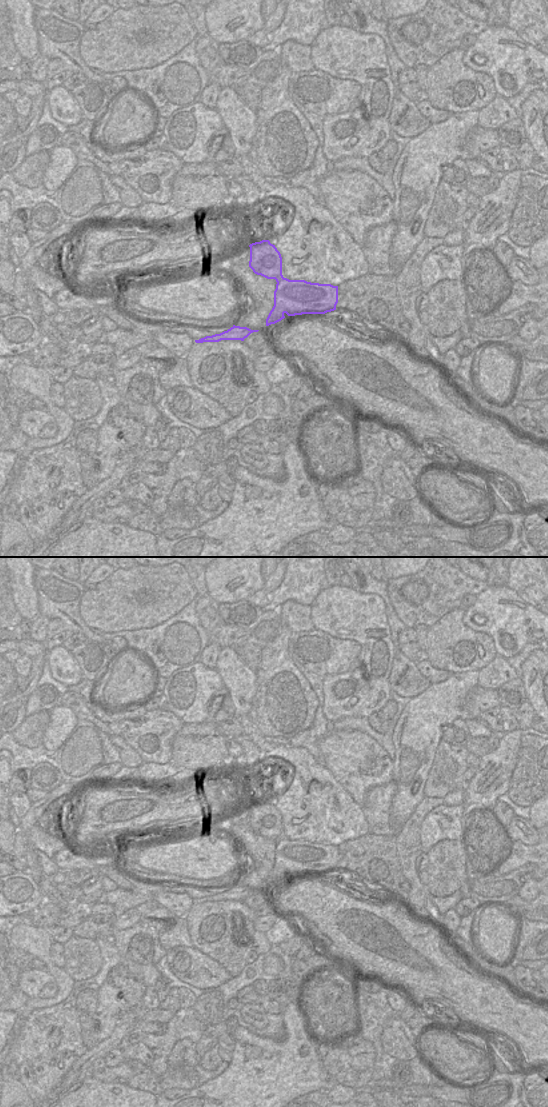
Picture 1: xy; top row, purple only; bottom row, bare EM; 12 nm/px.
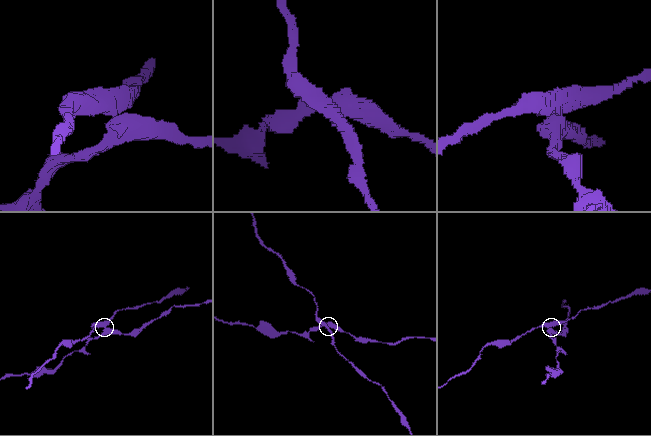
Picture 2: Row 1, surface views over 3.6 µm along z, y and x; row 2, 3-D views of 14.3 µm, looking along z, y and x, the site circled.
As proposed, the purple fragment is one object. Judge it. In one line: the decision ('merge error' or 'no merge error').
merge error

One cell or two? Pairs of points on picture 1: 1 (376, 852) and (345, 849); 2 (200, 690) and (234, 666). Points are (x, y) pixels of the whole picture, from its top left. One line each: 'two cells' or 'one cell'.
1: one cell
2: two cells

